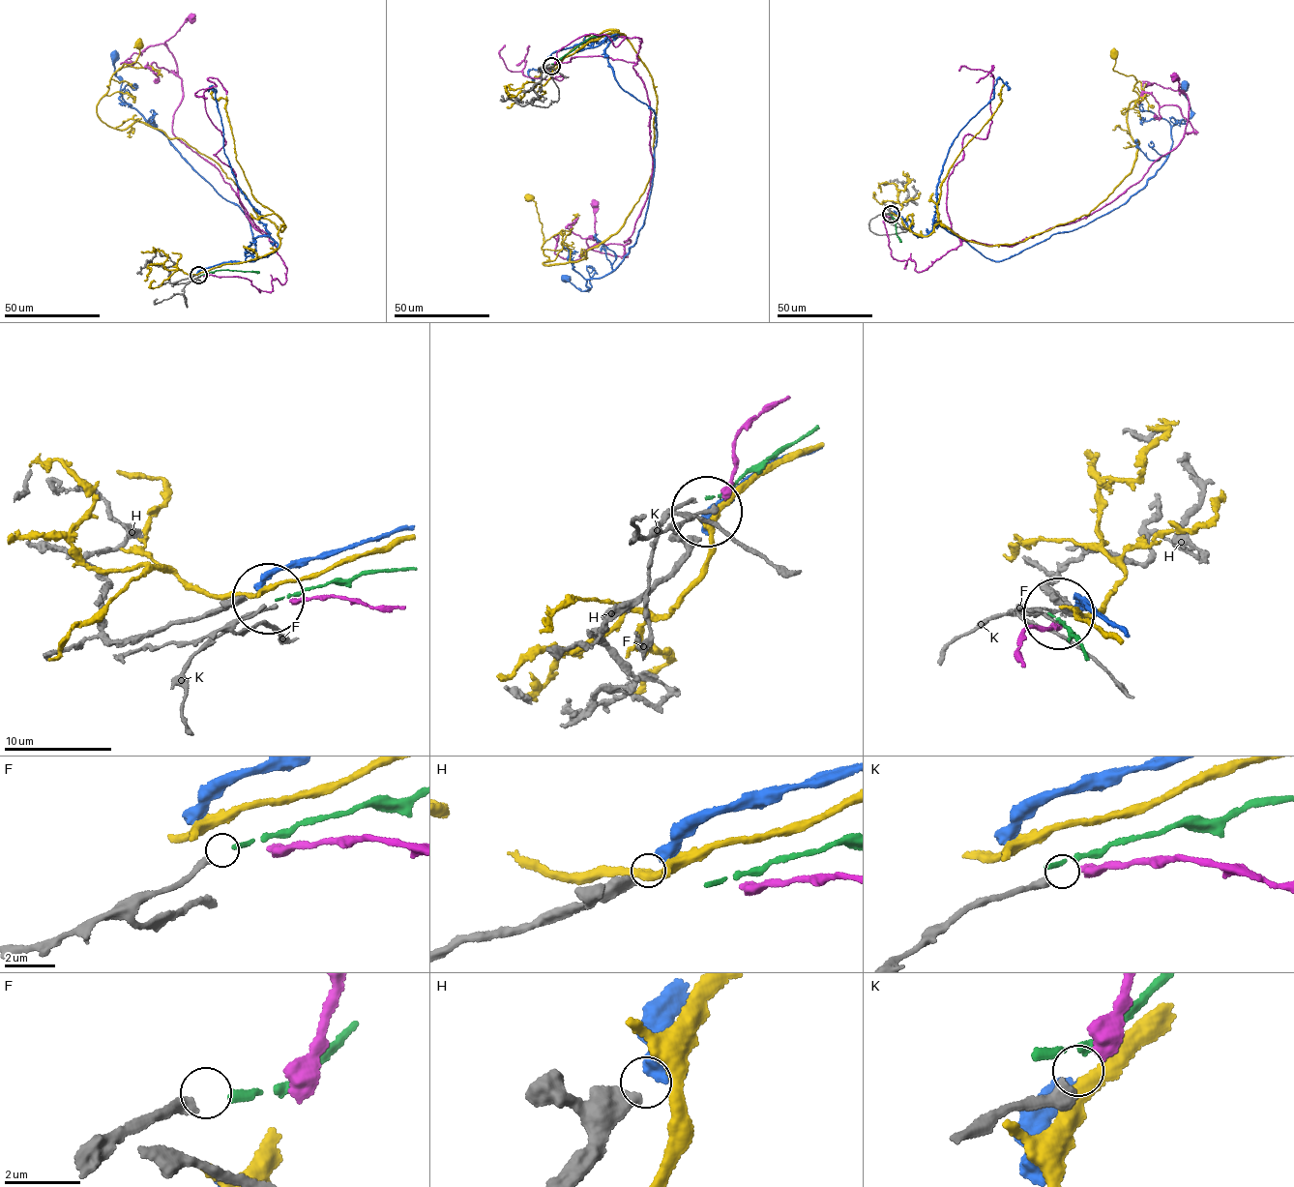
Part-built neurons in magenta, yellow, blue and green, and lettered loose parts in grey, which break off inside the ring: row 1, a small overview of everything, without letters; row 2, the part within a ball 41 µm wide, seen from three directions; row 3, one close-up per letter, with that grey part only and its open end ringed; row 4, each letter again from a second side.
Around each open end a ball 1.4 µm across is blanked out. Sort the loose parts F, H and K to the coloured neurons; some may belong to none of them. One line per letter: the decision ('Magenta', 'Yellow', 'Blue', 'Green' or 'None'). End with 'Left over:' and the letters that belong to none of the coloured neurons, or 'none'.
F: Green
H: Blue
K: Magenta
Left over: none

